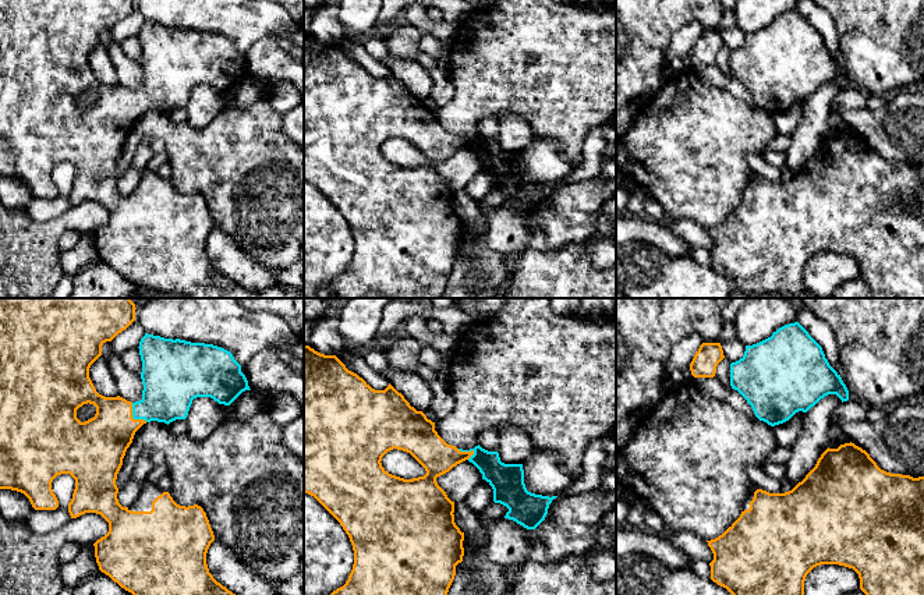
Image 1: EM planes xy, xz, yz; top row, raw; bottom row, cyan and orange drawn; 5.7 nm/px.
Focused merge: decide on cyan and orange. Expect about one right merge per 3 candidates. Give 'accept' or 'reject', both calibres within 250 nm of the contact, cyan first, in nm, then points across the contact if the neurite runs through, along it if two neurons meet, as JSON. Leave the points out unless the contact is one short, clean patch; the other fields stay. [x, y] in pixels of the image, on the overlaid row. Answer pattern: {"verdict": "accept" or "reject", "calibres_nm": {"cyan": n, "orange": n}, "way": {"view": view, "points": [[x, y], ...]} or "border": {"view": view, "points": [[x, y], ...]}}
{"verdict": "accept", "calibres_nm": {"cyan": 300, "orange": 320}, "way": {"view": "xy", "points": [[167, 395], [155, 406], [133, 417], [99, 445]]}}

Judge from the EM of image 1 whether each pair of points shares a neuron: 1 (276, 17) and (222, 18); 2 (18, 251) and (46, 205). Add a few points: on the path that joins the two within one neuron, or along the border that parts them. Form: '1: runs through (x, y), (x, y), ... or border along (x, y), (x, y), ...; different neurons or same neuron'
1: runs through (262, 17), (236, 18); same neuron
2: border along (68, 208), (46, 222), (35, 222), (24, 211); different neurons

